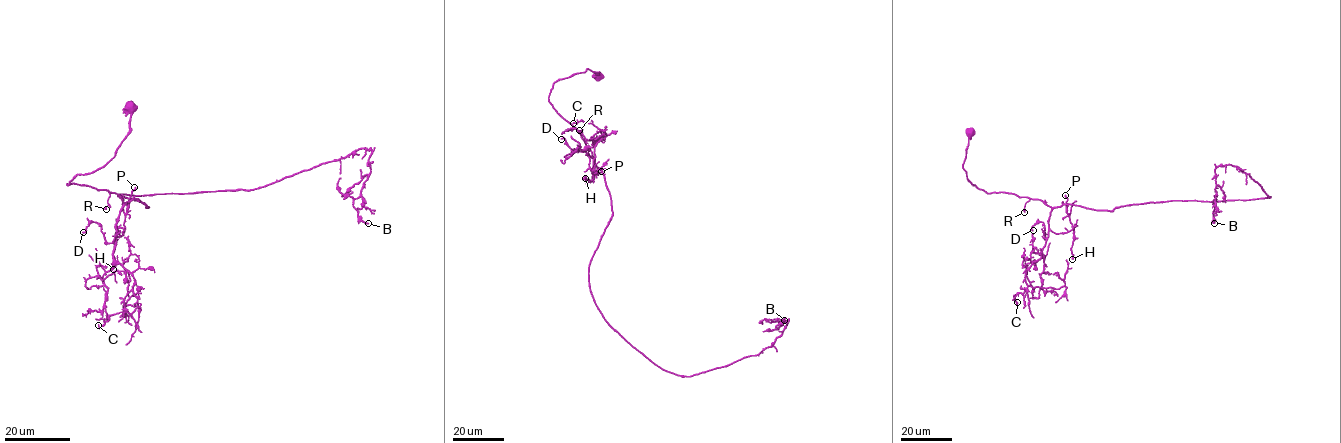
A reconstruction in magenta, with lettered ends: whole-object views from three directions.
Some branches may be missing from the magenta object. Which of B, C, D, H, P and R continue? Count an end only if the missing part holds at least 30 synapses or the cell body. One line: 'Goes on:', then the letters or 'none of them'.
Goes on: none of them

